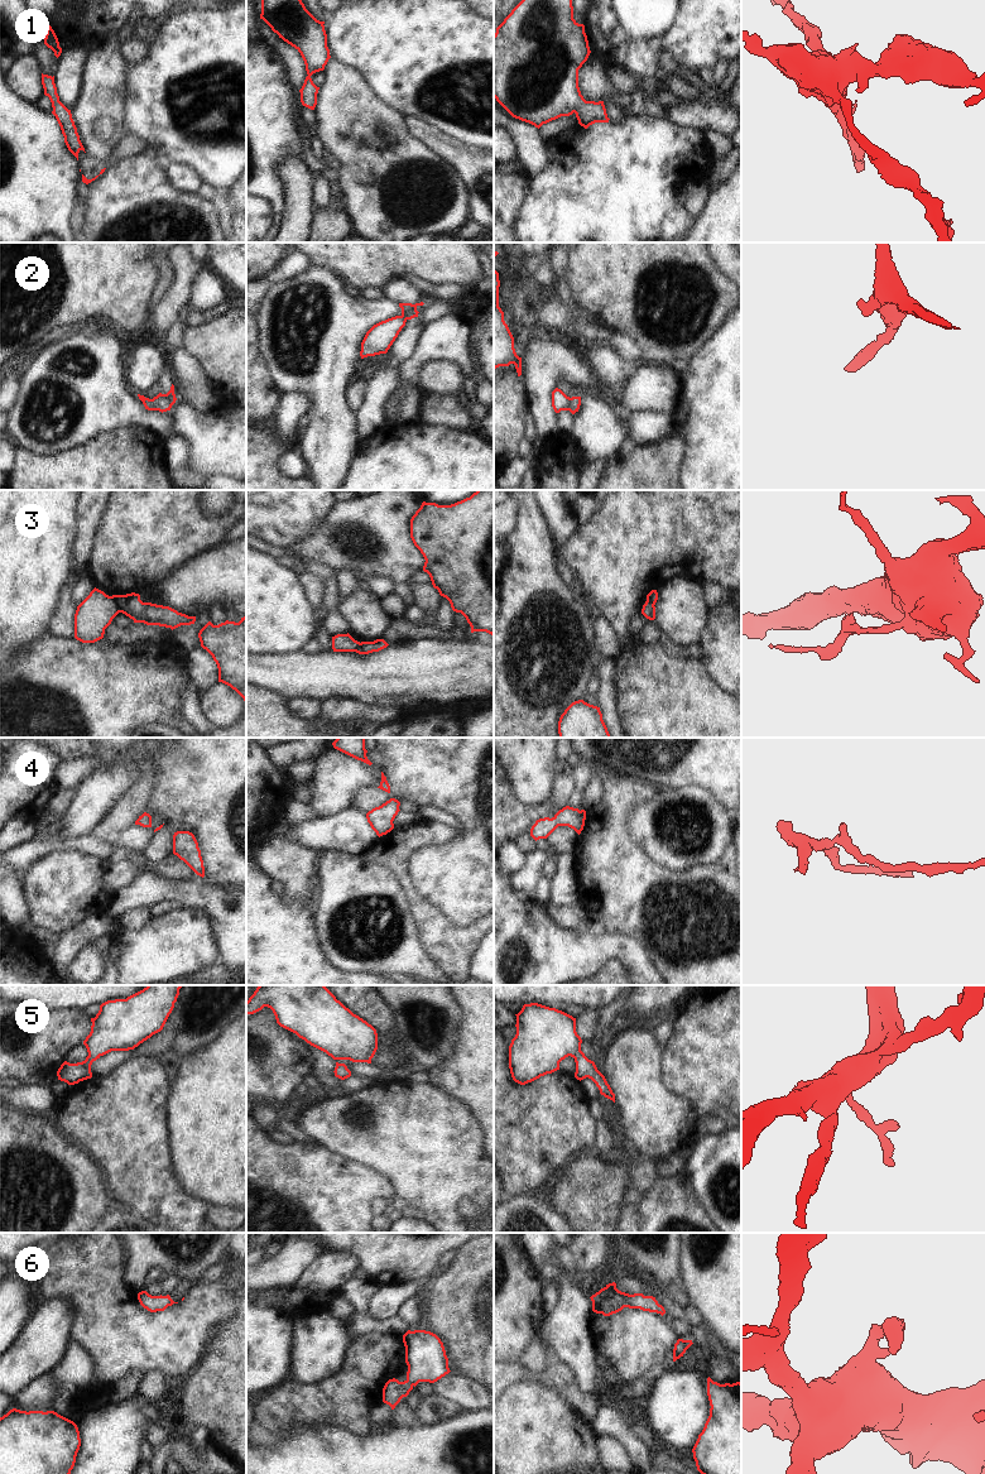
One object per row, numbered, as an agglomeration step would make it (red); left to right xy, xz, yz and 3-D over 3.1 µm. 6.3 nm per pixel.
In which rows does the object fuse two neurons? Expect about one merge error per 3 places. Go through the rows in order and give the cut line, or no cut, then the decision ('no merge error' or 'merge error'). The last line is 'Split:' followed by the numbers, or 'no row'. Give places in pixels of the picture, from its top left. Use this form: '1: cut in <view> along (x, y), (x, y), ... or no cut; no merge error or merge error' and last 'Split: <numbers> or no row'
1: no cut; no merge error
2: cut in yz along (571, 398), (567, 409); merge error
3: cut in xy along (110, 596), (120, 611); merge error
4: no cut; no merge error
5: no cut; no merge error
6: no cut; no merge error
Split: 2, 3

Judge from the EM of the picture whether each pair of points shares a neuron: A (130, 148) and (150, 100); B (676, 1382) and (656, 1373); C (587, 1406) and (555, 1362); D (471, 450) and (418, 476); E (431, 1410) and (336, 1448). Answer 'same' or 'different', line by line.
A: different
B: different
C: same
D: same
E: different

